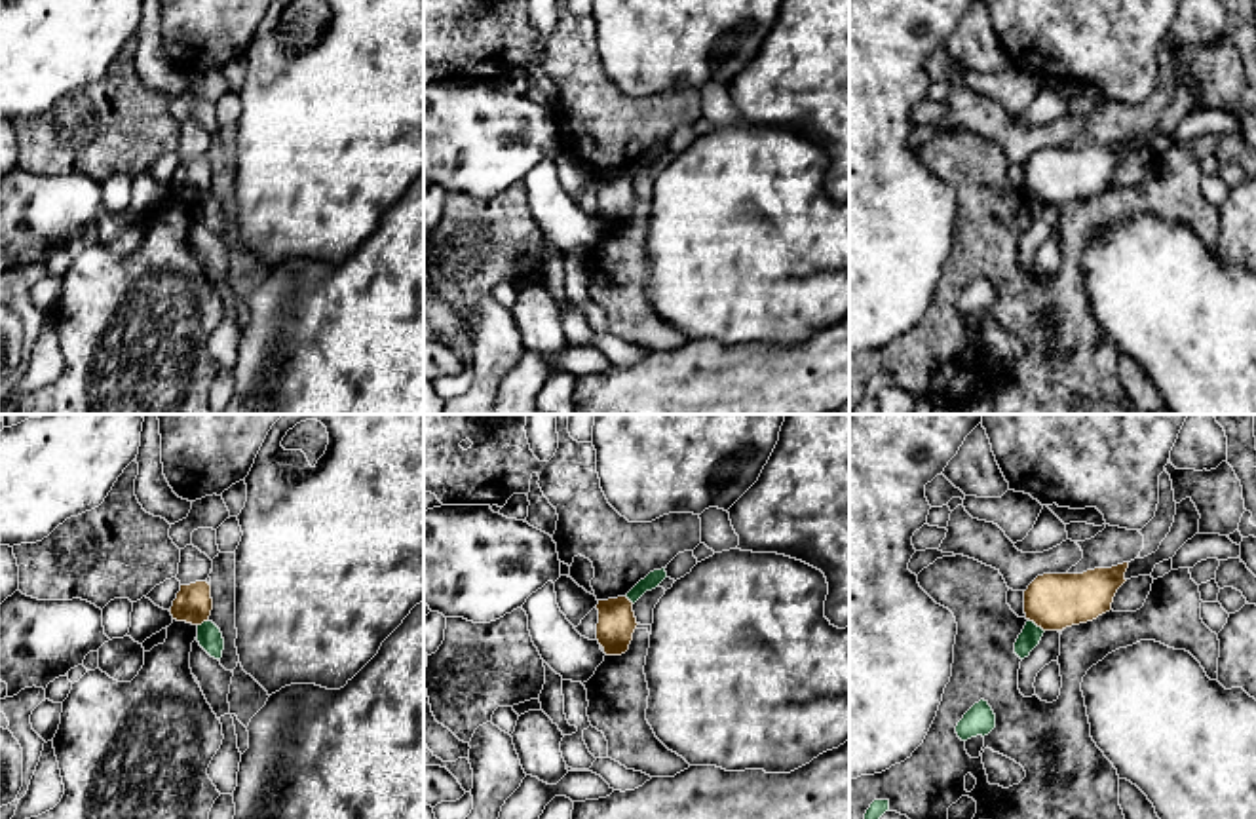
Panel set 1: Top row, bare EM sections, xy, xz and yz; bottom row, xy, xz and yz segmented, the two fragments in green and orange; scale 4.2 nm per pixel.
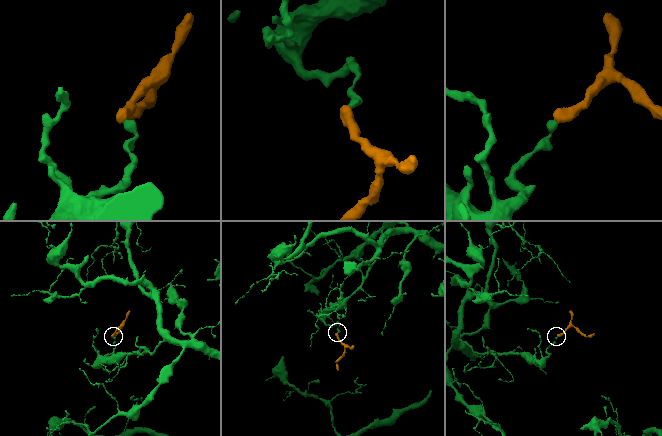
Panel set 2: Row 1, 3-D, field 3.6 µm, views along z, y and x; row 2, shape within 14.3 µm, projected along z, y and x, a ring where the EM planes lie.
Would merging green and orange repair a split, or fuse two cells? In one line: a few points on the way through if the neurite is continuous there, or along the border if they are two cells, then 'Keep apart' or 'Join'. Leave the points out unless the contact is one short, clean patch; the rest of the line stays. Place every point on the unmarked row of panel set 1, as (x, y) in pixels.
Boundary: yz (1028, 192), (1044, 206). Keep apart

